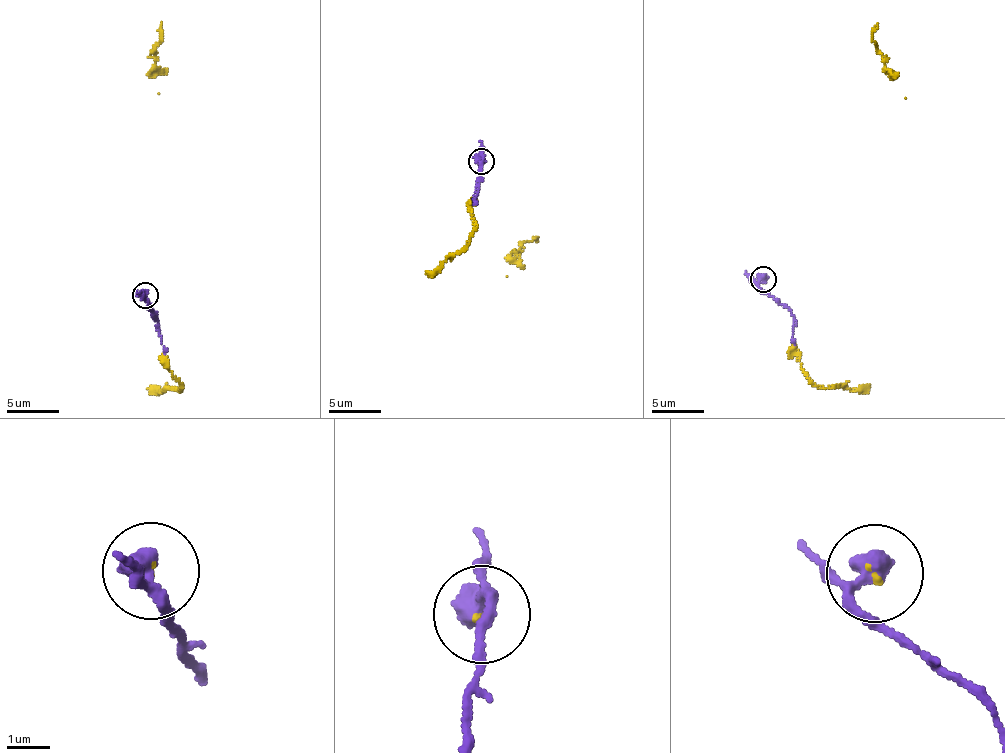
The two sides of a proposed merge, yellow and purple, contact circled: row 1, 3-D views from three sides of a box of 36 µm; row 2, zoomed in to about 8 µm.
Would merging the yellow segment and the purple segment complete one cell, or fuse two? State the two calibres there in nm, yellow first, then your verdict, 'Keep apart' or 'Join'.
Thickness 70 nm (yellow) against 400 nm. Join

